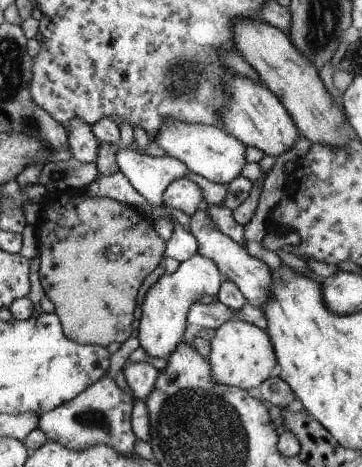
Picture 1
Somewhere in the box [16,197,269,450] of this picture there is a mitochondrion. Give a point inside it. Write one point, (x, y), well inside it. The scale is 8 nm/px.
(95, 419)

